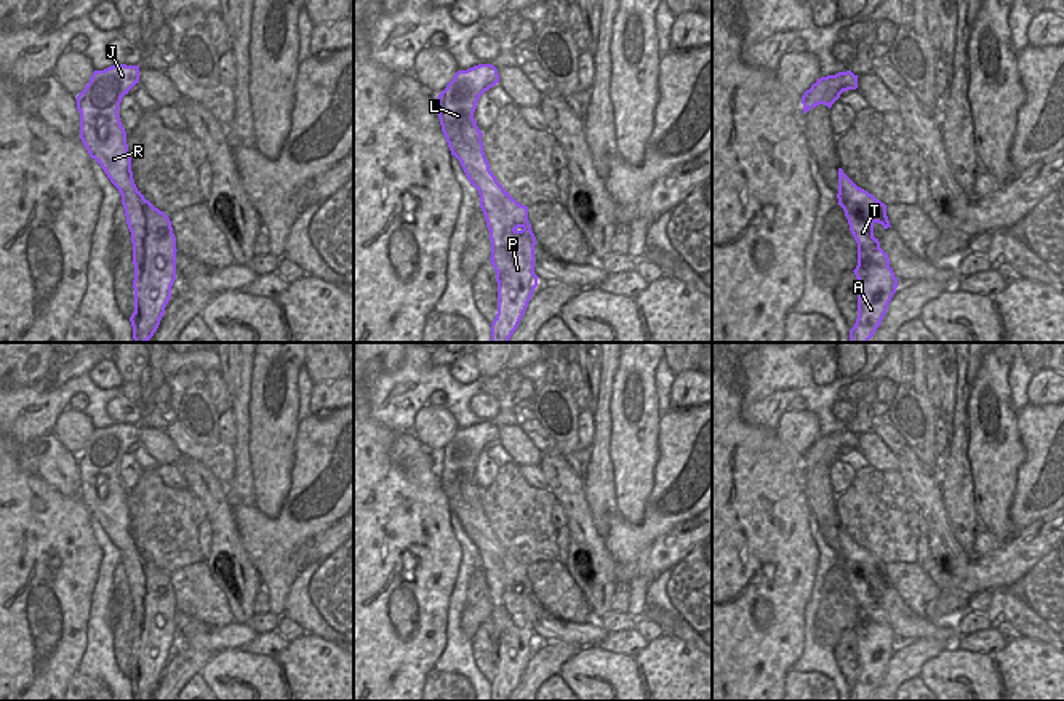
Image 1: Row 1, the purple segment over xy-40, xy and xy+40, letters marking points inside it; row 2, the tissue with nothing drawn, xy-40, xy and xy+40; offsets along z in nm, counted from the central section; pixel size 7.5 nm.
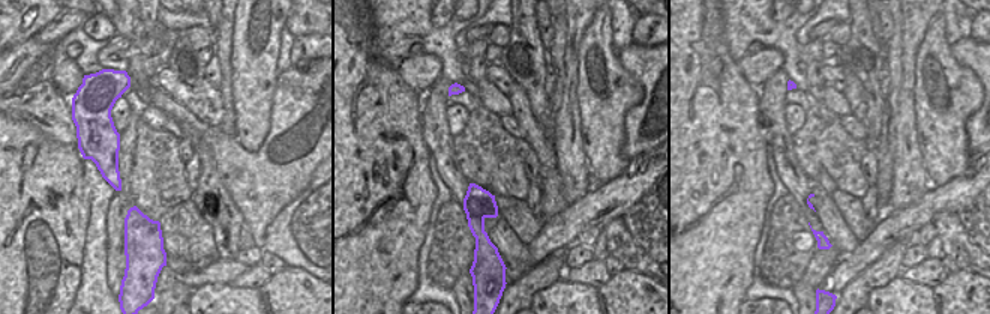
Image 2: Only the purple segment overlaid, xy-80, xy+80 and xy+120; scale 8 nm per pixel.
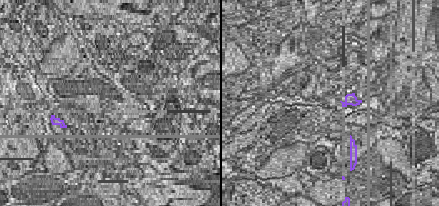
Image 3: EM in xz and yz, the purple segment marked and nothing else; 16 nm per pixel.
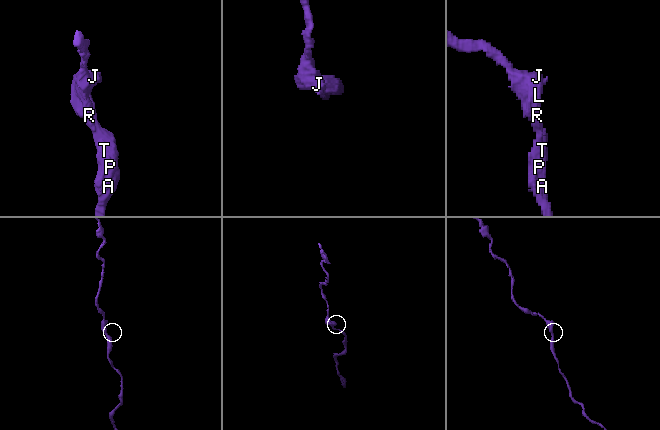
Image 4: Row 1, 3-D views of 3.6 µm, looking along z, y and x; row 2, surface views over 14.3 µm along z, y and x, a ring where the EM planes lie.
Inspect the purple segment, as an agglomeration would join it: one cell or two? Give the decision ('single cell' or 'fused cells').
single cell

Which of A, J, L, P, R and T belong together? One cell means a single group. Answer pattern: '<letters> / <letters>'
A J L P R T

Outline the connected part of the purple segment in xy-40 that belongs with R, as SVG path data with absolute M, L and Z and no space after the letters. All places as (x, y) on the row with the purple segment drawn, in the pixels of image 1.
M115 64L94 70L77 96L80 139L122 195L131 232L134 264L134 312L130 317L134 342L157 331L176 280L176 237L170 218L138 190L126 131L118 109L122 98L139 83L139 66Z

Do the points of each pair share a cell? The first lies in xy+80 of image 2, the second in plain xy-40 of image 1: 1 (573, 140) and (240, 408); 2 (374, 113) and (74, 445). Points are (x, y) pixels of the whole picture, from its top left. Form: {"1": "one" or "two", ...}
{"1": "one", "2": "two"}

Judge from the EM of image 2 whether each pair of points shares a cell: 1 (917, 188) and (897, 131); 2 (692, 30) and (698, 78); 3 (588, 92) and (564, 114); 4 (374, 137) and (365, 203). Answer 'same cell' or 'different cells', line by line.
1: different cells
2: same cell
3: different cells
4: same cell

